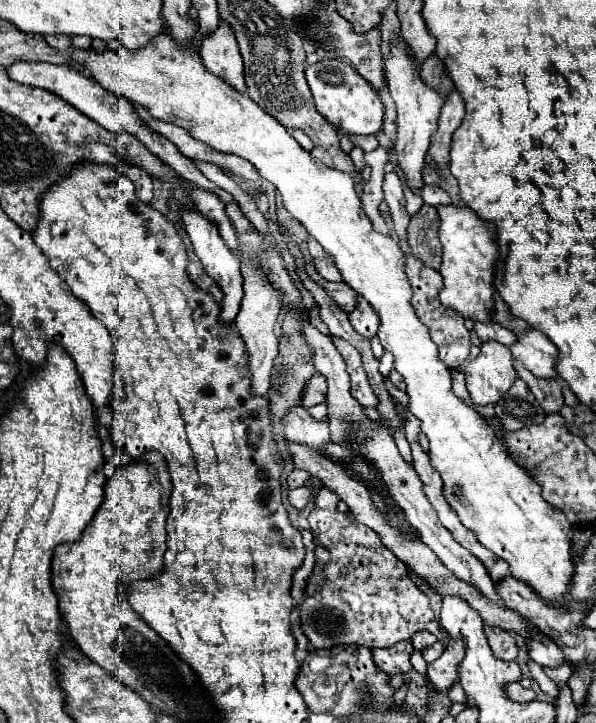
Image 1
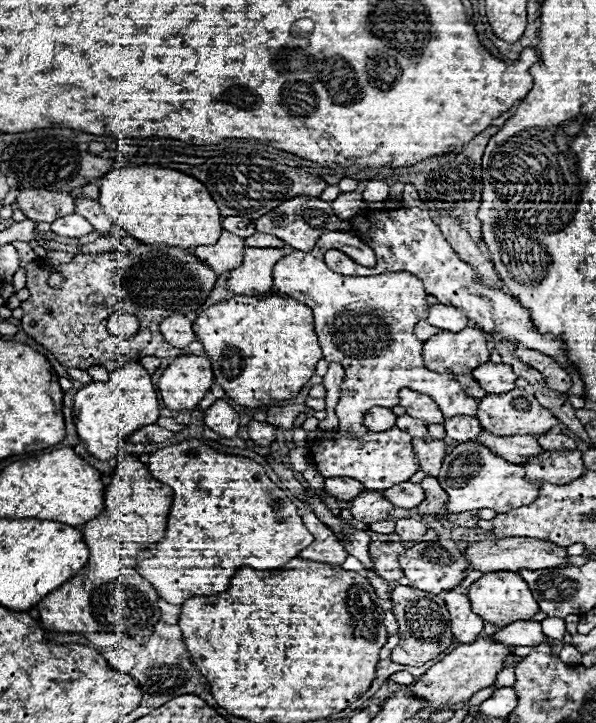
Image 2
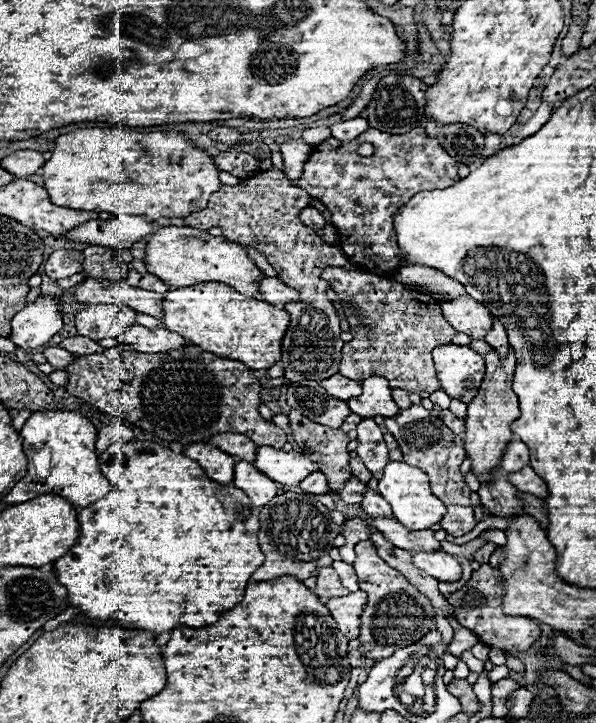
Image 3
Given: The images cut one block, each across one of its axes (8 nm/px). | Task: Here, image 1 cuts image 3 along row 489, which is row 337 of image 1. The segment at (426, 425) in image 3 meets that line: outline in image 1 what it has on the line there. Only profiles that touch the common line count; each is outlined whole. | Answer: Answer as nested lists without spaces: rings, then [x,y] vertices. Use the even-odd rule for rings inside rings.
[[[406,254],[404,264],[406,264],[408,282],[412,286],[412,306],[414,306],[416,314],[418,314],[418,318],[428,326],[432,342],[440,350],[440,360],[450,370],[462,366],[466,362],[468,354],[470,354],[470,332],[464,326],[464,316],[456,314],[456,310],[450,310],[448,306],[438,302],[438,290],[442,288],[442,276],[438,274],[438,270],[432,270],[432,268],[424,266],[414,254]]]

